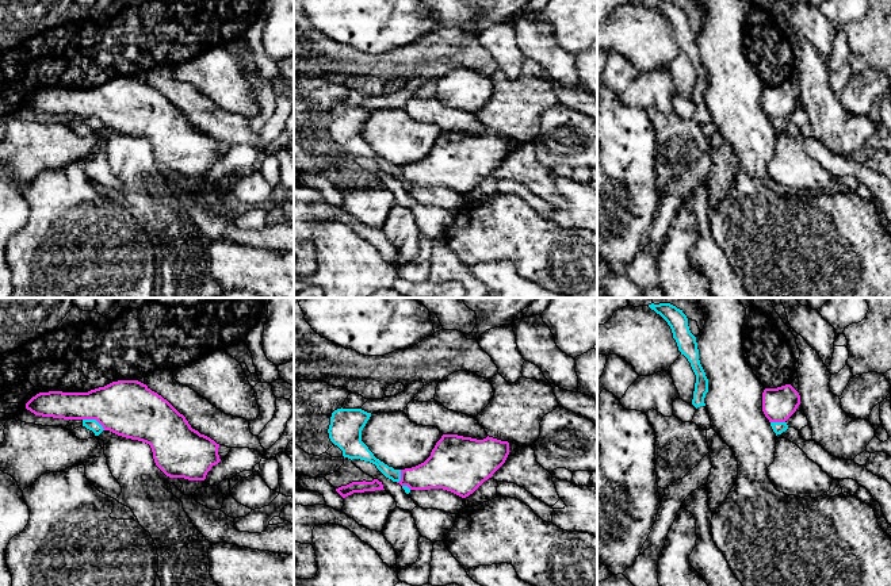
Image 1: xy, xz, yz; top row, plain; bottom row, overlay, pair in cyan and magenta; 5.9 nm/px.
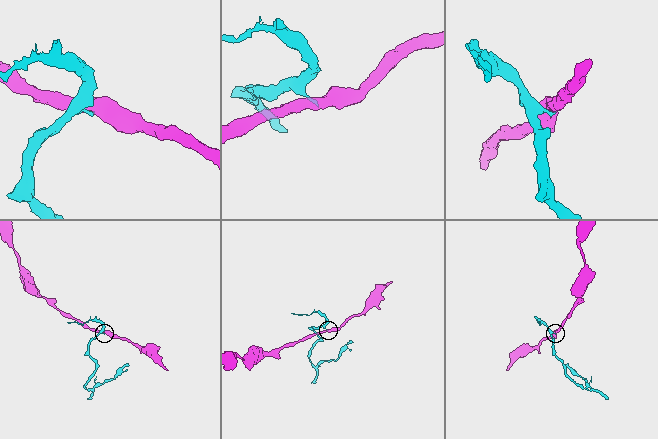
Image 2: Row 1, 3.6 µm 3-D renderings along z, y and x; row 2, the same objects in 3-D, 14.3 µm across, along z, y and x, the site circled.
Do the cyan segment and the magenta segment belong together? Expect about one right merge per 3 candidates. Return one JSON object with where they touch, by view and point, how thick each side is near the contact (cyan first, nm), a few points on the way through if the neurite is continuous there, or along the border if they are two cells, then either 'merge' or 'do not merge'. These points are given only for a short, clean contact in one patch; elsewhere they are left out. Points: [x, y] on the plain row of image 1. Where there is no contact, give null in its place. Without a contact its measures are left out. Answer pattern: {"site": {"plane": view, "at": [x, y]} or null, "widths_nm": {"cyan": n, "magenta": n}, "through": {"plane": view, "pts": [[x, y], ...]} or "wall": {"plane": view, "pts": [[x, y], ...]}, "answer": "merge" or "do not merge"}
{"site": {"plane": "xy", "at": [94, 117]}, "widths_nm": {"cyan": 70, "magenta": 340}, "wall": {"plane": "xy", "pts": [[83, 115], [94, 115], [104, 126]]}, "answer": "do not merge"}

